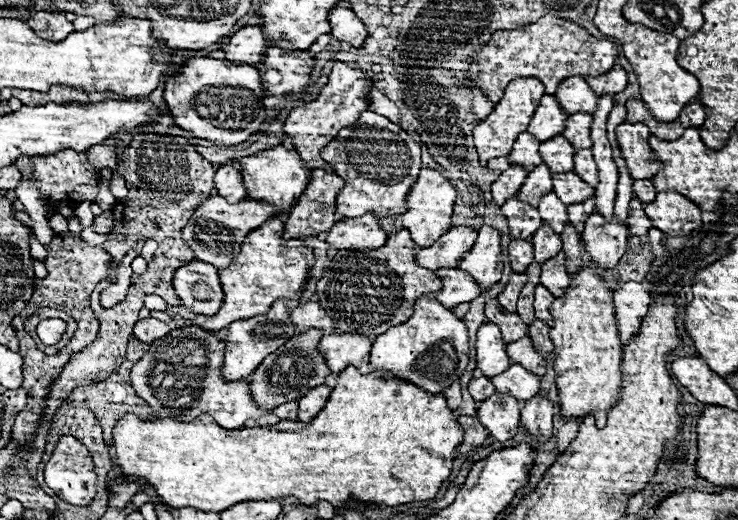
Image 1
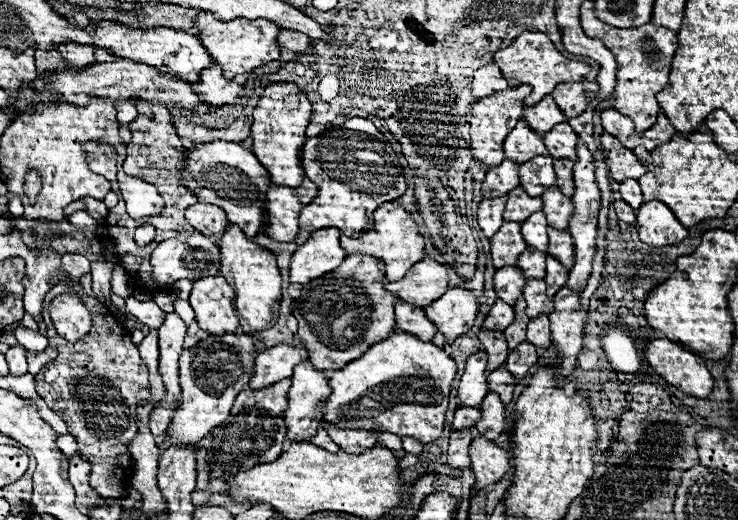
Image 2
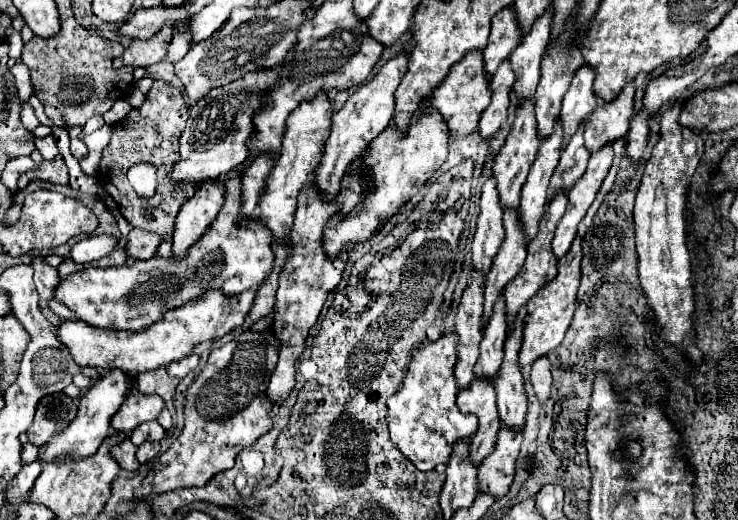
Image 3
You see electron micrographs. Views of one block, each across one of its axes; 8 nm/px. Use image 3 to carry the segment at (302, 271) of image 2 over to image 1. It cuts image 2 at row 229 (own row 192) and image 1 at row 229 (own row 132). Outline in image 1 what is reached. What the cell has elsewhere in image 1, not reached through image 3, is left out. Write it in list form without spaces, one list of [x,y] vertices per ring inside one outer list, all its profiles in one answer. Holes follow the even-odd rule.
[[[372,214],[360,218],[338,220],[326,236],[326,244],[336,250],[346,248],[380,248],[388,236],[378,228],[378,218]]]

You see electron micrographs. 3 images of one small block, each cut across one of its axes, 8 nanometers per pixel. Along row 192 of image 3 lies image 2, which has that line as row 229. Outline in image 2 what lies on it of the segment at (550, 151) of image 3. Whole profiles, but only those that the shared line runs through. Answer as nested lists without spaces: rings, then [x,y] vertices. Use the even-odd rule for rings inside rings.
[[[544,212],[532,214],[532,216],[522,224],[524,242],[526,242],[530,248],[536,248],[536,250],[542,252],[542,250],[548,246],[546,230],[548,230],[548,224],[546,224],[546,218],[544,218]]]

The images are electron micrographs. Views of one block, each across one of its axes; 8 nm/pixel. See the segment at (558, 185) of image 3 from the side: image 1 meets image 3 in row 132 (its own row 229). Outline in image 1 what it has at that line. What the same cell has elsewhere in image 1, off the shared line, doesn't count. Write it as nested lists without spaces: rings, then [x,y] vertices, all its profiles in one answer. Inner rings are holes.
[[[594,198],[580,202],[580,204],[570,204],[568,206],[568,218],[570,224],[576,228],[578,234],[582,234],[584,230],[584,220],[588,220],[588,216],[594,212]]]

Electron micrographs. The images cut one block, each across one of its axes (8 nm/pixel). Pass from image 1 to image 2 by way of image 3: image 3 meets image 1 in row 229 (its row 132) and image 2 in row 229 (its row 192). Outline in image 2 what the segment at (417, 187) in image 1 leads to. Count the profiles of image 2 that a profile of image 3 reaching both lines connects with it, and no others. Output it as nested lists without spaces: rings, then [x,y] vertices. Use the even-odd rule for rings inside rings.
[[[382,204],[376,212],[374,212],[374,226],[370,230],[366,230],[360,238],[348,238],[348,236],[340,236],[340,246],[344,248],[344,252],[348,256],[352,254],[368,254],[374,256],[378,260],[384,262],[384,270],[386,270],[386,282],[396,282],[404,278],[404,272],[408,272],[408,268],[416,262],[420,262],[424,258],[424,240],[422,236],[418,236],[416,232],[416,224],[412,220],[412,214],[408,214],[402,206],[392,206]]]

